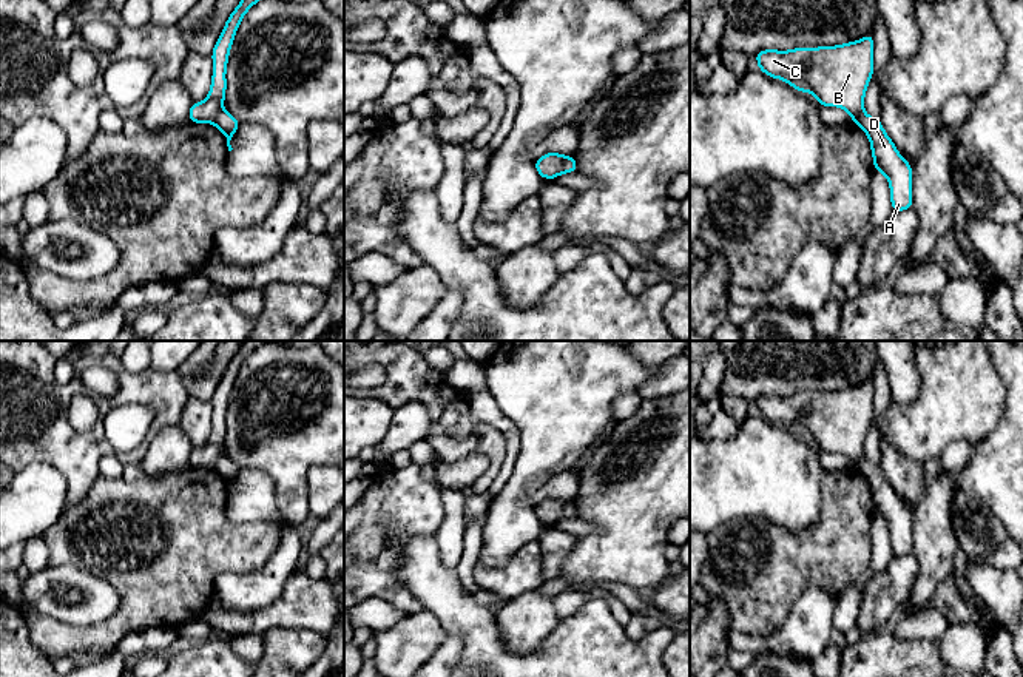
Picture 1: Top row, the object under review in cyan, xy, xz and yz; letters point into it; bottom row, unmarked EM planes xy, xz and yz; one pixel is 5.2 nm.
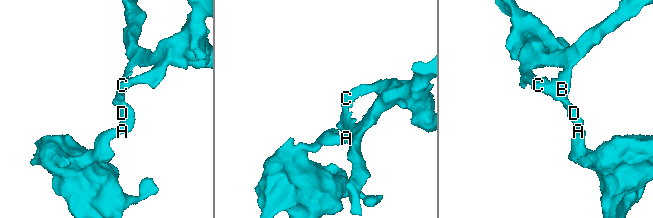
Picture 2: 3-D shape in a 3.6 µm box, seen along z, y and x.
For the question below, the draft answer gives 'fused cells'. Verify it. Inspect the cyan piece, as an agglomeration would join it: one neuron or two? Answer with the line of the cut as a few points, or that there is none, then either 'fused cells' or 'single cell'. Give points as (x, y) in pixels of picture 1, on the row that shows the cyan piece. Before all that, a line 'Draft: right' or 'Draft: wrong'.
Draft: right
cut xz (567, 158), (559, 173); fused cells

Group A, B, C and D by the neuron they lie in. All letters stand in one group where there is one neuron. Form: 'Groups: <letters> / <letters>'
Groups: A D / B C

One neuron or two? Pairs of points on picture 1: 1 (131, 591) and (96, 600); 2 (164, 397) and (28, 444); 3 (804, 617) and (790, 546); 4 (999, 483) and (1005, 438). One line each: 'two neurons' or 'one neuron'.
1: two neurons
2: one neuron
3: two neurons
4: one neuron

